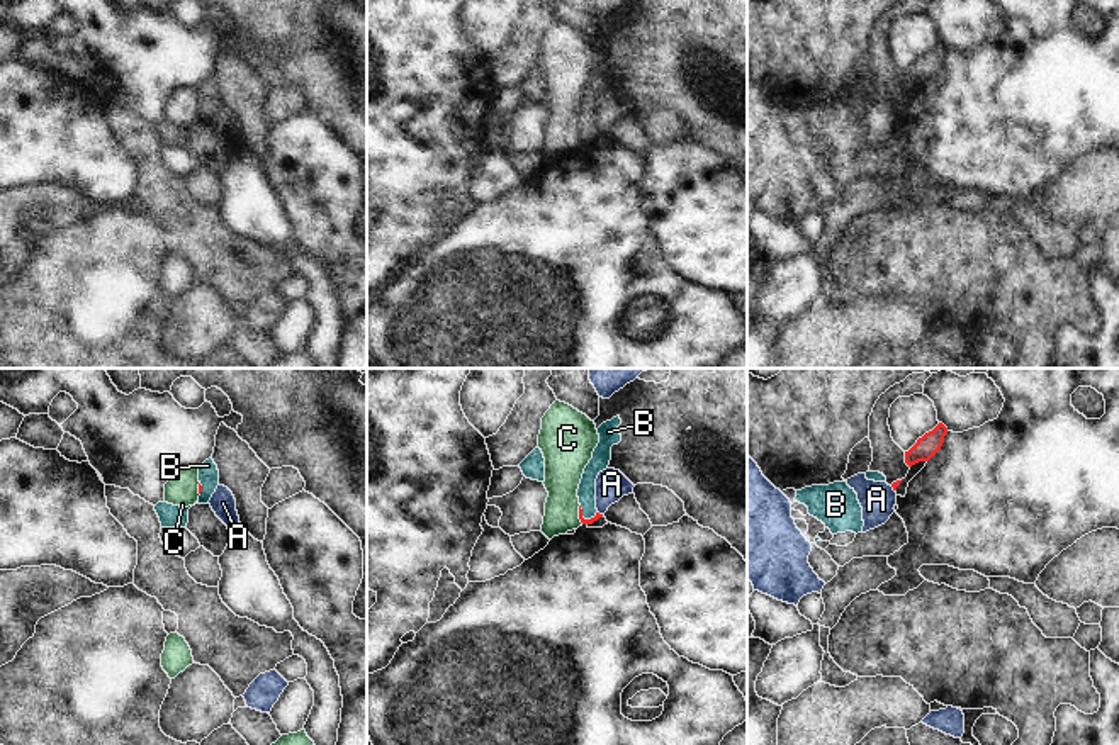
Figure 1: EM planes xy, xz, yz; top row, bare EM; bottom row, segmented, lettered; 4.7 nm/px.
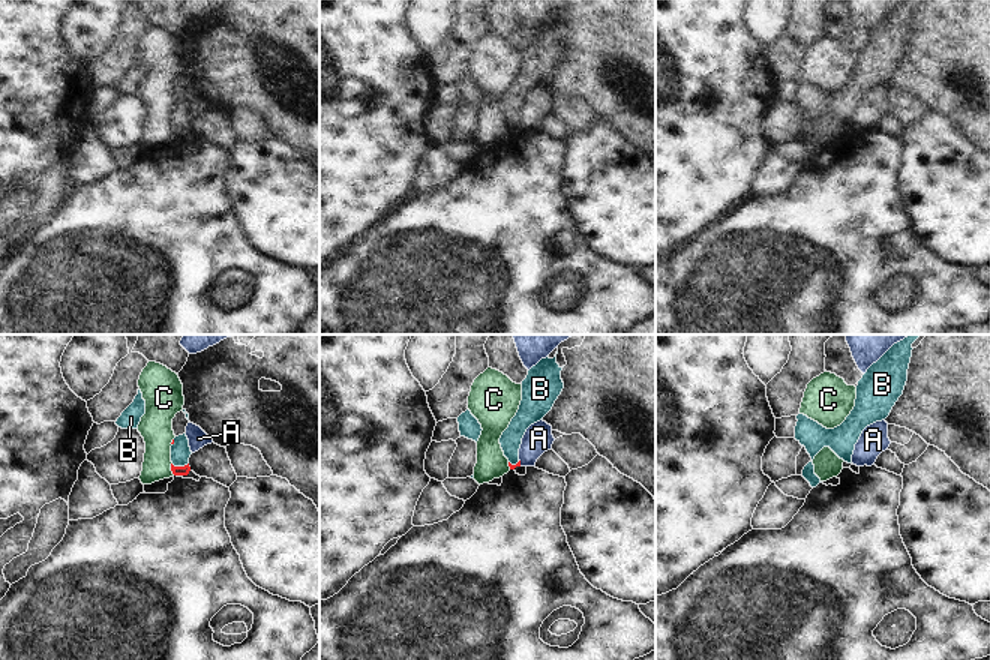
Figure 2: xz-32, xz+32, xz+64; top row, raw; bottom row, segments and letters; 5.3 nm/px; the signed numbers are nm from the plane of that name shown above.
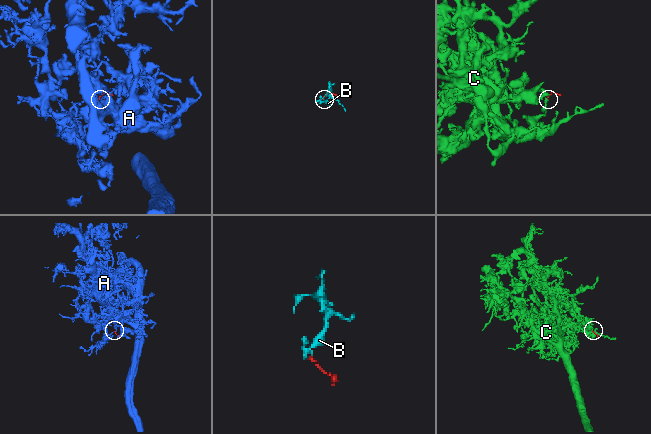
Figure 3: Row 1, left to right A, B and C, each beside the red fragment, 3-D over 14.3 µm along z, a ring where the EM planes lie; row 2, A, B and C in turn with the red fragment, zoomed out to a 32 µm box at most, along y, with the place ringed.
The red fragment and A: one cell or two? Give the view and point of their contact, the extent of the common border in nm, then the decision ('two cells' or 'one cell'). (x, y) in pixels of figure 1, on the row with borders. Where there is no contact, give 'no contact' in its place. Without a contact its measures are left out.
yz (894, 489) | 40 nm | two cells

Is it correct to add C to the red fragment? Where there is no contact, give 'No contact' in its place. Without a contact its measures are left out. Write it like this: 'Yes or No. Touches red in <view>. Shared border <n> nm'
No. Touches red in xz. Shared border 100 nm.

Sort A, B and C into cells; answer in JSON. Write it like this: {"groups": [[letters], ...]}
{"groups": [["A"], ["B"], ["C"]]}

